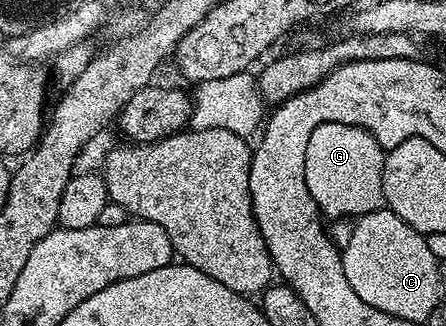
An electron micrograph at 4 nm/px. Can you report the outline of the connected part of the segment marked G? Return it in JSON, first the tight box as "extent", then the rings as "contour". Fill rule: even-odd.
{"extent":[305,123,385,218],"contour":[[[322,123],[309,136],[305,148],[305,184],[320,213],[331,218],[358,218],[384,207],[384,158],[385,150],[365,129],[345,123]]]}

